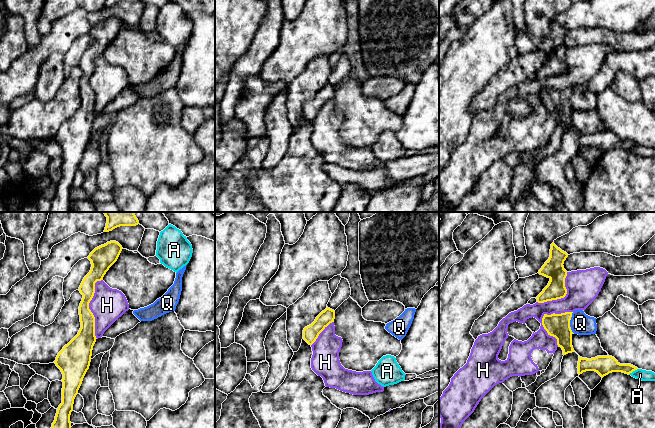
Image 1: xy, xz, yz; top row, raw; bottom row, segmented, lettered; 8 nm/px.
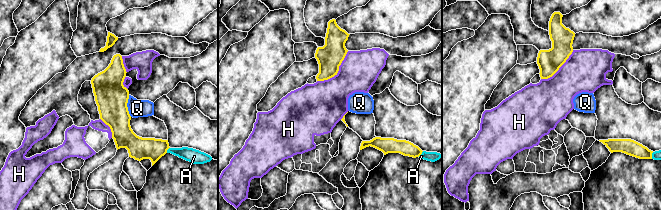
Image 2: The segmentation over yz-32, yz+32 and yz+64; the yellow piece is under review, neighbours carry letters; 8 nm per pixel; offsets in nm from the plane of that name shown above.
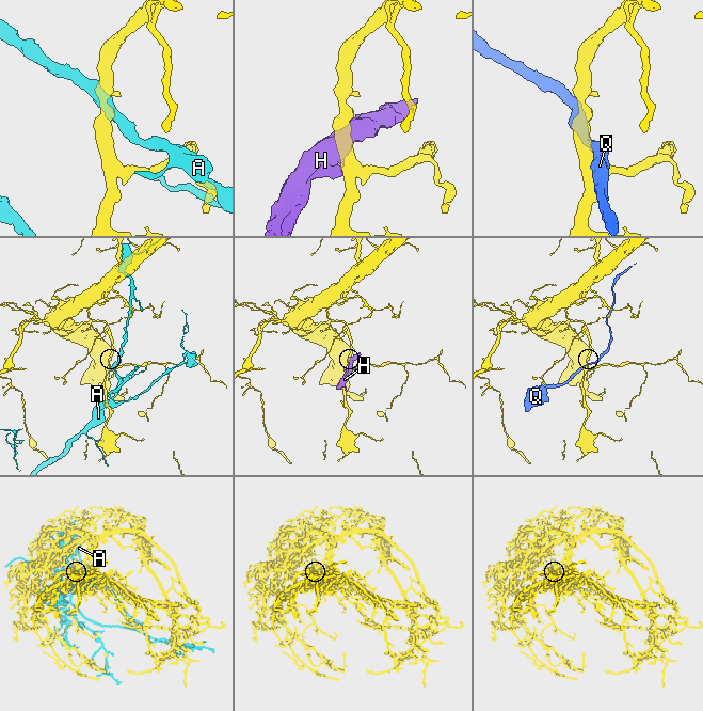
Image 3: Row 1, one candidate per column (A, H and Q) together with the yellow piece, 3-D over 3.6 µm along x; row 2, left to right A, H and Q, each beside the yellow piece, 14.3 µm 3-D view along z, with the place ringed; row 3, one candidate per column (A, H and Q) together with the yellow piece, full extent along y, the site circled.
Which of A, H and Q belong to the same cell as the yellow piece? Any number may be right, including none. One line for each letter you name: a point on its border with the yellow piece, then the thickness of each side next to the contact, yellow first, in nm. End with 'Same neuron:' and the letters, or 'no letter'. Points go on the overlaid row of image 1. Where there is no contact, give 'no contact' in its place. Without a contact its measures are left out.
Same neuron: no letter

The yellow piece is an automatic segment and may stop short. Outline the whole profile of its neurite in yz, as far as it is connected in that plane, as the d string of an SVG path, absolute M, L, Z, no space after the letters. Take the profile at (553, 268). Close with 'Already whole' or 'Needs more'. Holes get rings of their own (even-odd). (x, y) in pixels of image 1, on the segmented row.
M554 242L551 244L550 257L539 270L539 274L550 279L548 285L537 296L538 303L564 298L567 294L565 278L567 271L564 269L564 261L568 254L558 248Z. Already whole

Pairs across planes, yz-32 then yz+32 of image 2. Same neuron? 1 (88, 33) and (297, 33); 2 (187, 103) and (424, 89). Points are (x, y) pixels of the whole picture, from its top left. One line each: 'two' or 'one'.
1: two
2: two

